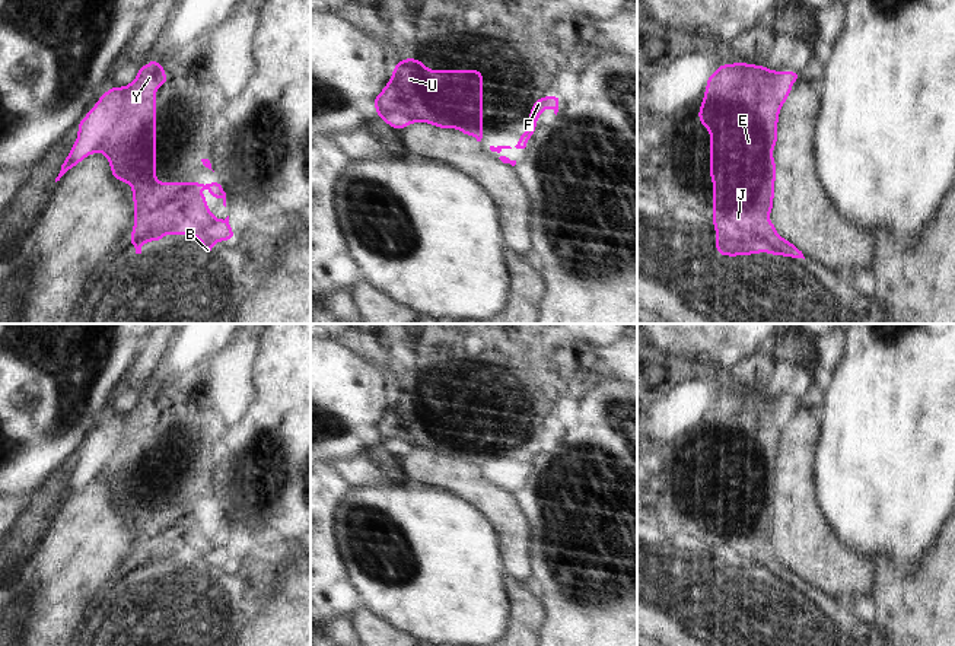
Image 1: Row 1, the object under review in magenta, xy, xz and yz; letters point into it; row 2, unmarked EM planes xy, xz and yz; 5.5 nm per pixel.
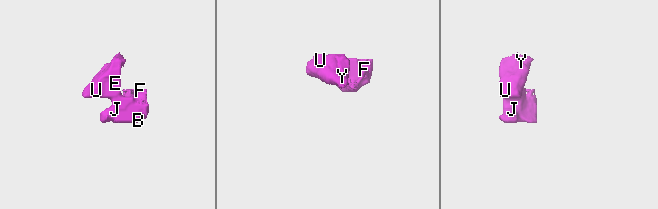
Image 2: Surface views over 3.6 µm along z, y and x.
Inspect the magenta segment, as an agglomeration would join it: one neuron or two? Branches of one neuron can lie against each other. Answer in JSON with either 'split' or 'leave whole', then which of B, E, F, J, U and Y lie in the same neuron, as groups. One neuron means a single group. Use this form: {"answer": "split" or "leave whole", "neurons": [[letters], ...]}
{"answer": "split", "neurons": [["B", "F", "J"], ["E", "U", "Y"]]}

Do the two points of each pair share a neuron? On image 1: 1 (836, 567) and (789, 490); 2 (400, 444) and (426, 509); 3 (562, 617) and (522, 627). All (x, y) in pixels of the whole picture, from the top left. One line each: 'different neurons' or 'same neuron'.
1: same neuron
2: different neurons
3: different neurons

